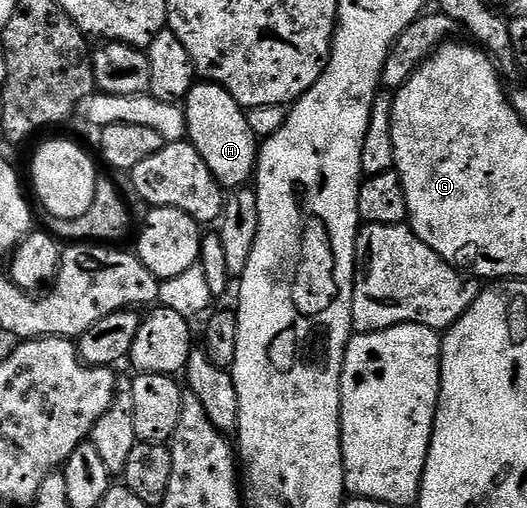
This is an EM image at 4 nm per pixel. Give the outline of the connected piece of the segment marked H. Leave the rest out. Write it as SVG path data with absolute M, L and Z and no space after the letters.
M196 82L186 96L184 111L189 143L193 144L196 150L200 150L200 158L204 158L204 162L208 162L208 170L212 170L216 182L226 190L249 185L256 176L260 140L259 137L252 134L252 126L248 126L247 109L241 108L236 102L236 98L232 98L232 94L228 94L228 90L224 90L219 84Z

